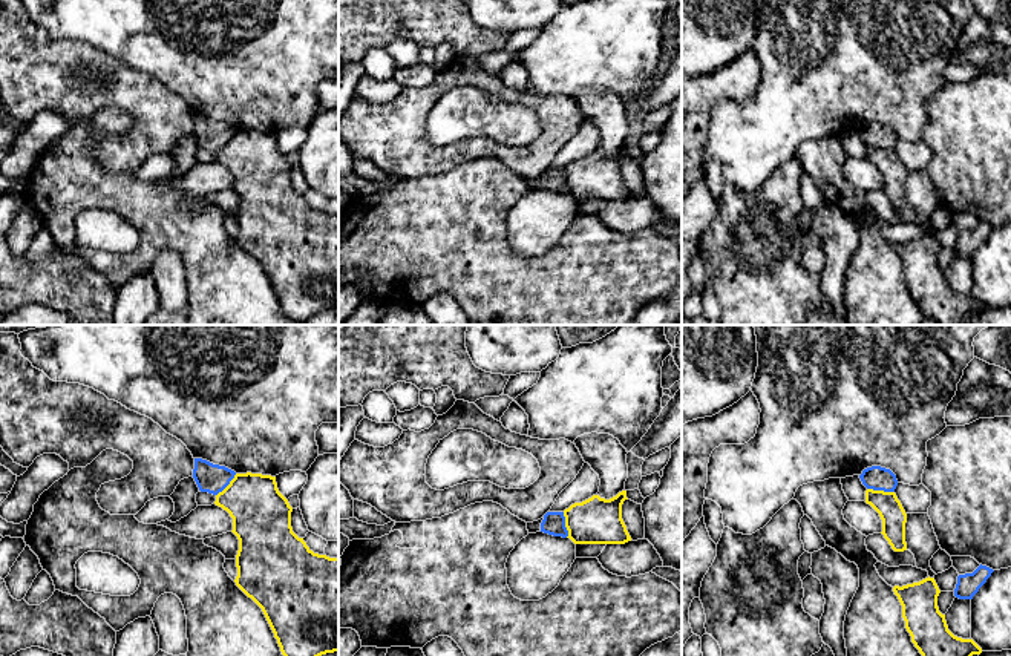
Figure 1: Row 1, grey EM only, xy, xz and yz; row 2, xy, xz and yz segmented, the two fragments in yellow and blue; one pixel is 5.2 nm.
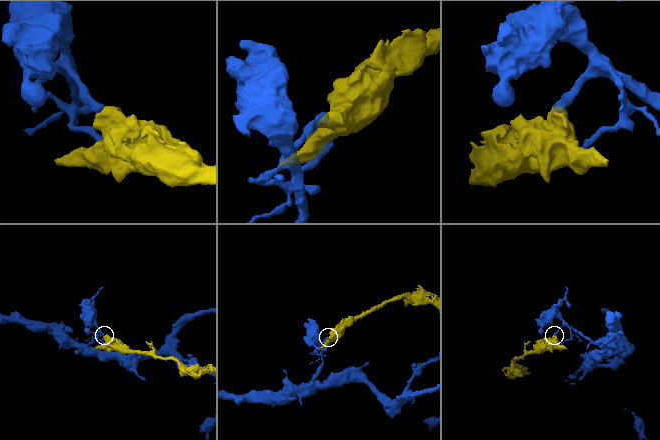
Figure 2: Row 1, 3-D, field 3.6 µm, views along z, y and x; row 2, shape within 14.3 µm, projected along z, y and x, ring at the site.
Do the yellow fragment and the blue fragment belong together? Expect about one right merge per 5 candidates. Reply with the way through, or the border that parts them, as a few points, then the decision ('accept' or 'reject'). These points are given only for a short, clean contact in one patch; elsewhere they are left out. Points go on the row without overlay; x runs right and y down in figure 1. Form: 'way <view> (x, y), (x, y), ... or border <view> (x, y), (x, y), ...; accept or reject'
border yz (867, 144), (893, 149); reject

